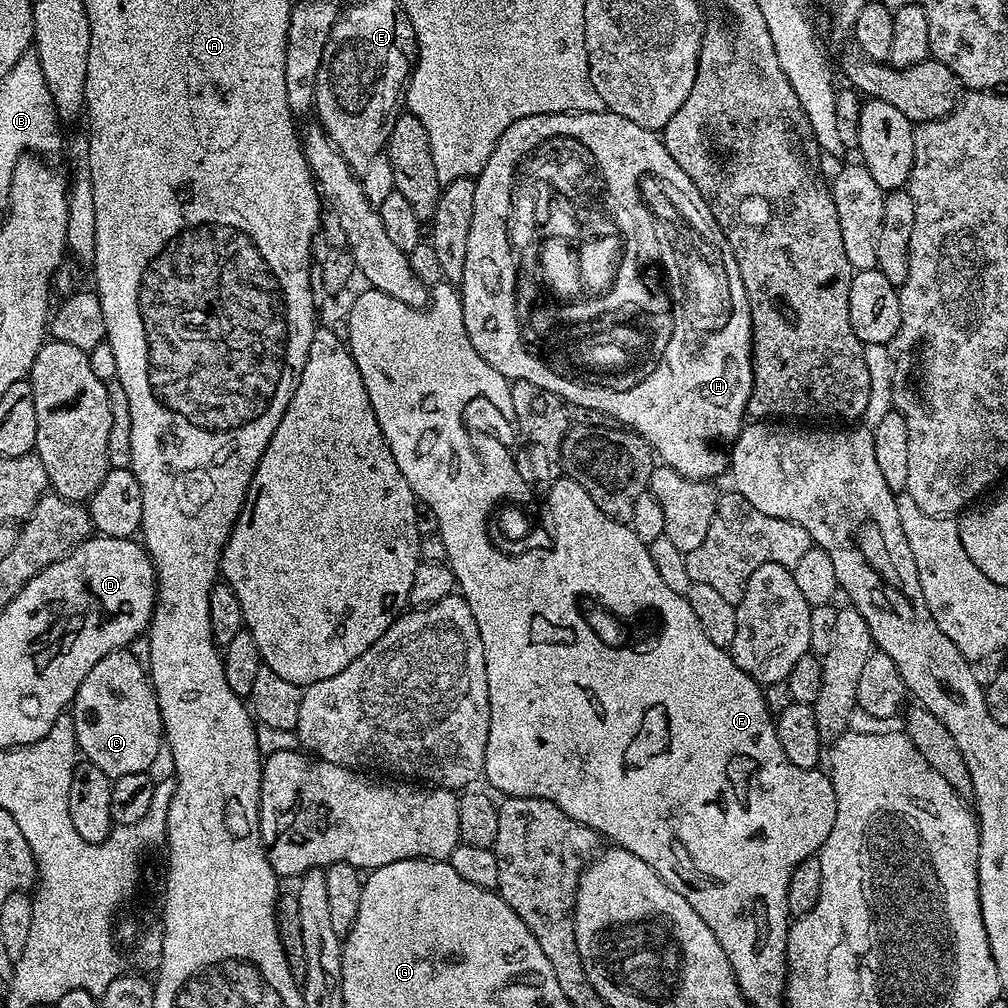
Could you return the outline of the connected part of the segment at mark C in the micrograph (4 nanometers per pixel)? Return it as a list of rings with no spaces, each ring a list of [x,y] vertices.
[[[132,650],[106,654],[86,674],[70,705],[70,715],[79,755],[113,778],[147,772],[158,750],[166,744],[156,692],[145,665]]]

